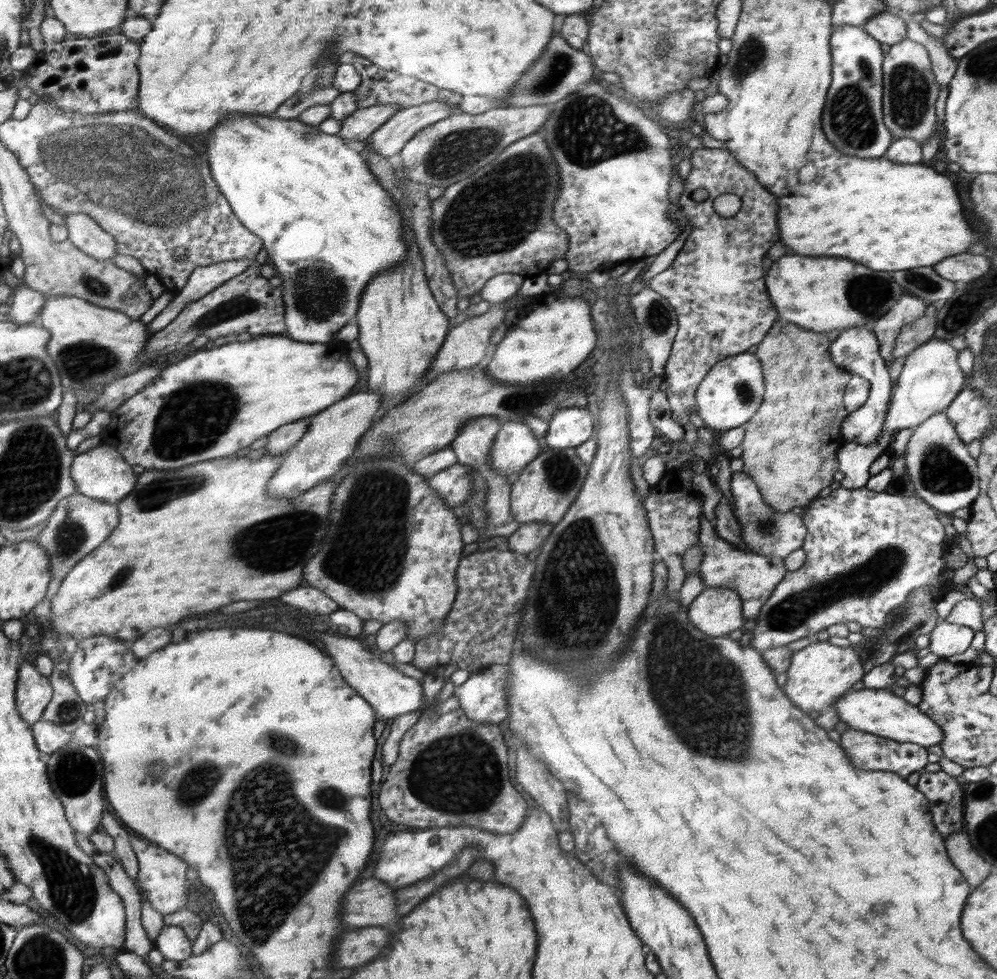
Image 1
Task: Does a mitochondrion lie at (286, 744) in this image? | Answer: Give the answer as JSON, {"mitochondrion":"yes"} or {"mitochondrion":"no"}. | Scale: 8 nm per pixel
{"mitochondrion":"yes"}

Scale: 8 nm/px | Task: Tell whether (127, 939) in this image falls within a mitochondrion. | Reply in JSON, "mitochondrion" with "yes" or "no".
{"mitochondrion":"no"}

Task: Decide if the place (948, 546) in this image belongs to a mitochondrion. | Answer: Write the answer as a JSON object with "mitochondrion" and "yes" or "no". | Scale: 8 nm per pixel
{"mitochondrion":"no"}

